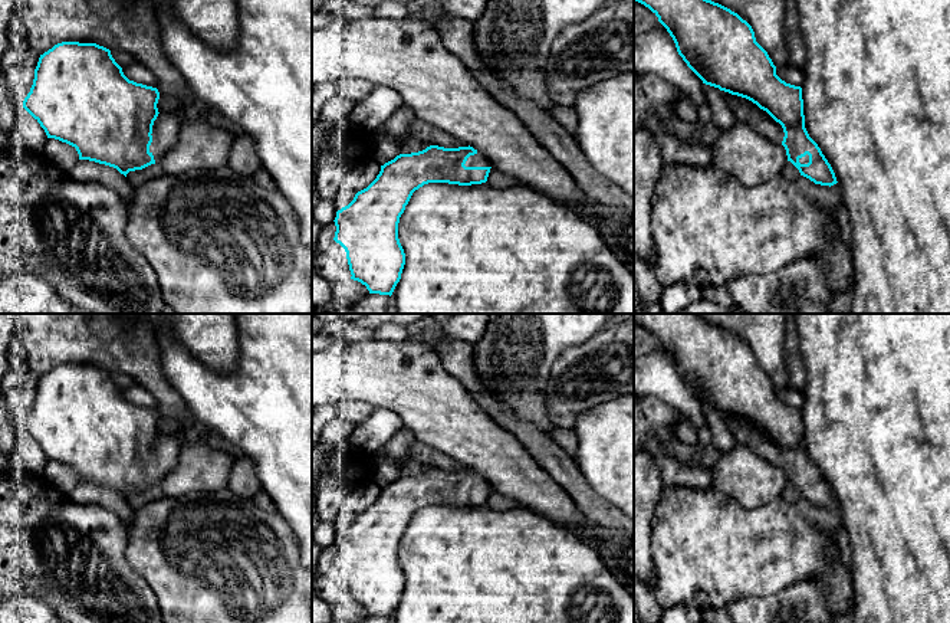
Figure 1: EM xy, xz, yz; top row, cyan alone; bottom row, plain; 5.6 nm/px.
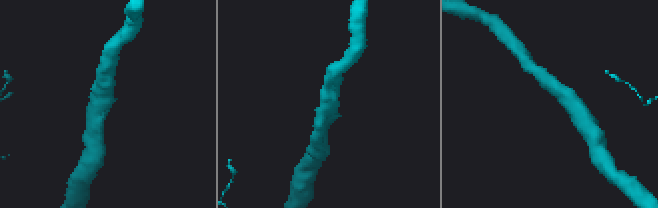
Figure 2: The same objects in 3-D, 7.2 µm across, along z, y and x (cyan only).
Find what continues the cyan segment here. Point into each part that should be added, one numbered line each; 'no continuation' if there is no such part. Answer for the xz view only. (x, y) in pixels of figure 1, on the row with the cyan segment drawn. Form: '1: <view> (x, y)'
1: xz (477, 160)

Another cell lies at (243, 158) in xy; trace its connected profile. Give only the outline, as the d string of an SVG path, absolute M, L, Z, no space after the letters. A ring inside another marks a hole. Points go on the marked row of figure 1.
M236 134L230 147L229 163L233 171L244 177L252 177L263 168L254 140L247 134Z

